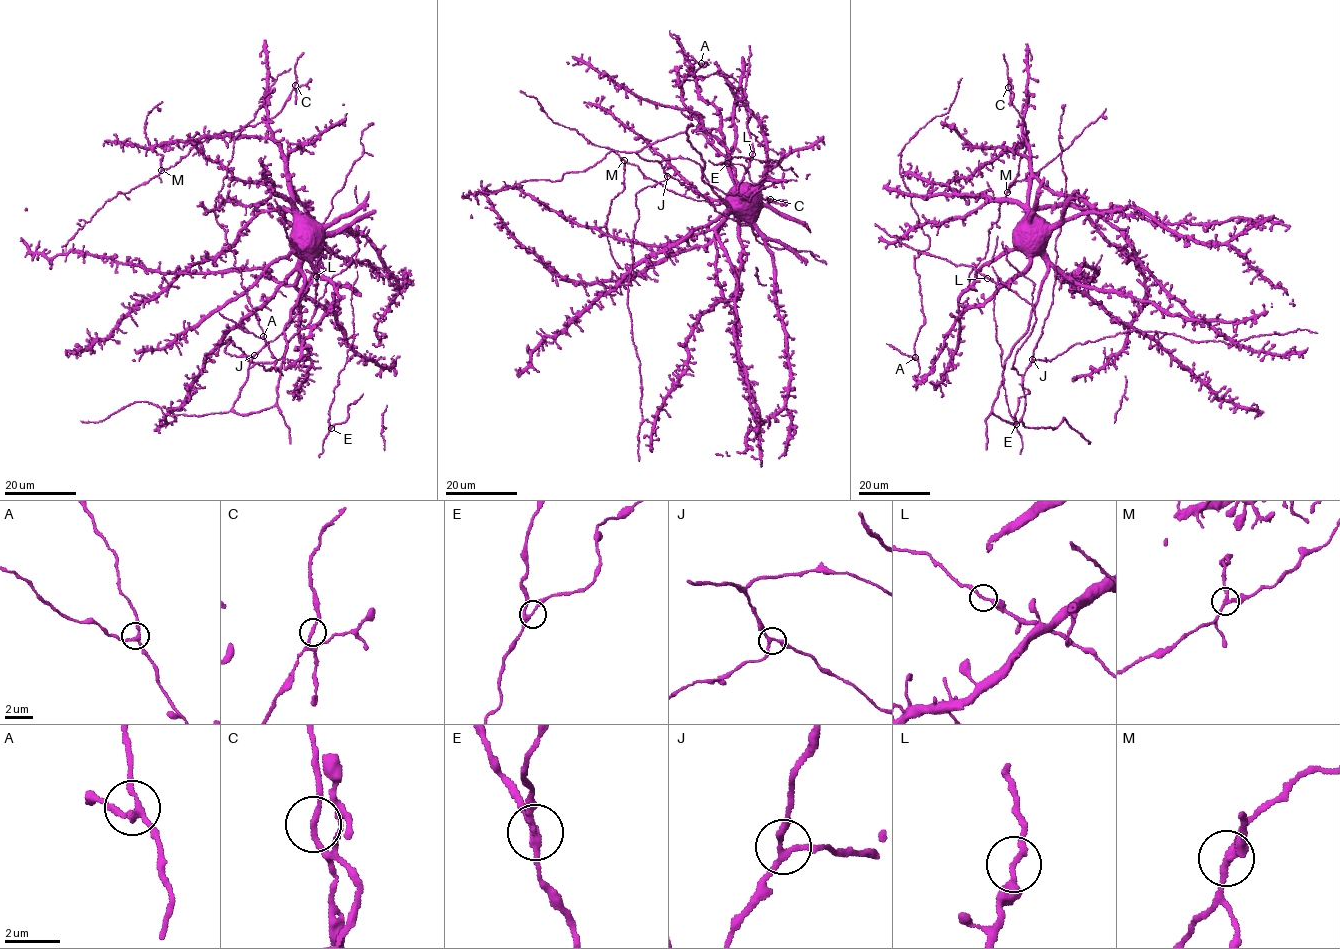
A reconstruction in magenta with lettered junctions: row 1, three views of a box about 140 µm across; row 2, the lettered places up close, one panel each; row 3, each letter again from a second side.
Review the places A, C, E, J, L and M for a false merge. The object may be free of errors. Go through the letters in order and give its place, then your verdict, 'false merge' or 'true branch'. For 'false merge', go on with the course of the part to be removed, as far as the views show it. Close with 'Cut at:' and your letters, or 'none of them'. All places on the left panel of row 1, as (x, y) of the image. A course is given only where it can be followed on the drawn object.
A: place (263, 336); true branch
C: place (295, 85); true branch
E: place (331, 428); true branch
J: place (254, 355); true branch
L: place (316, 276); true branch
M: place (161, 170); false merge; course (161, 170), (162, 156), (150, 148), (144, 130), (147, 115), (162, 101)
Cut at: M

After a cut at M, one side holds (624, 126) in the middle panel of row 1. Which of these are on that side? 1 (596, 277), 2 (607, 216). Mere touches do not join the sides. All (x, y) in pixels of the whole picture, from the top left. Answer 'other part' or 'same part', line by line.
1: same part
2: other part

